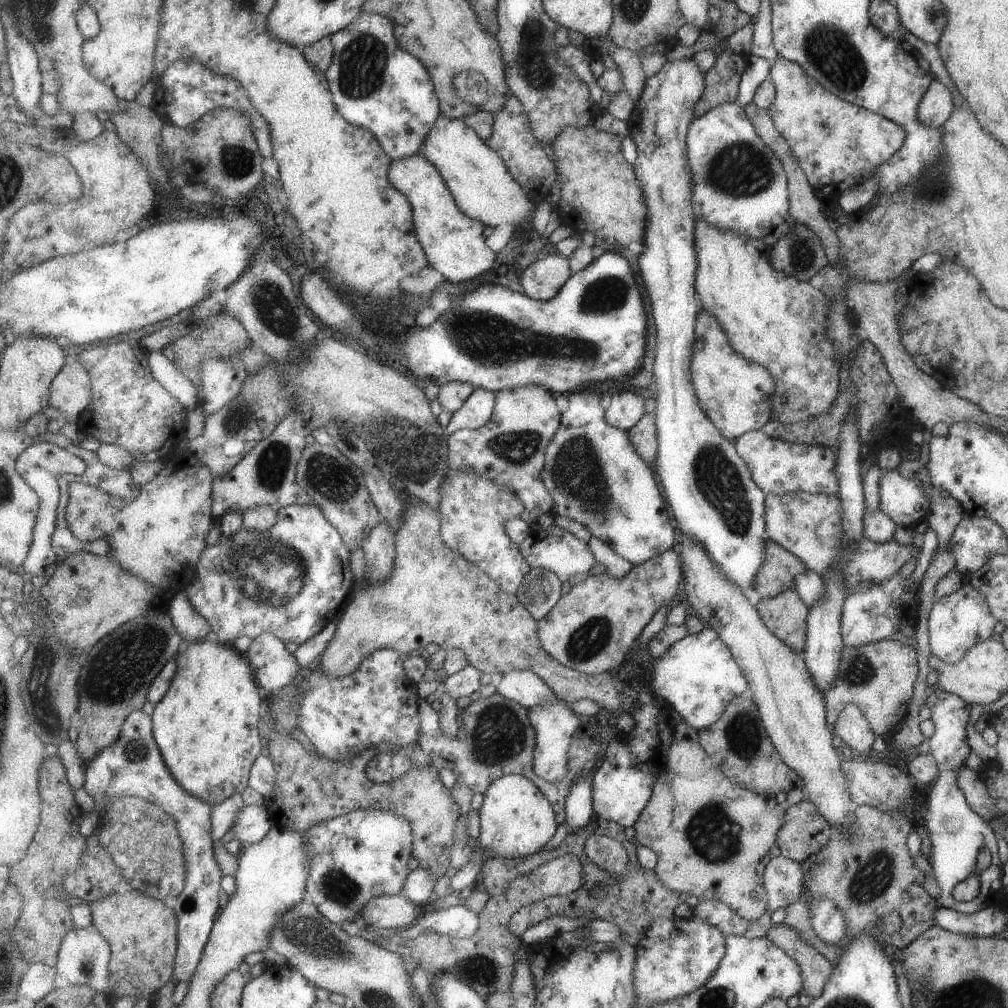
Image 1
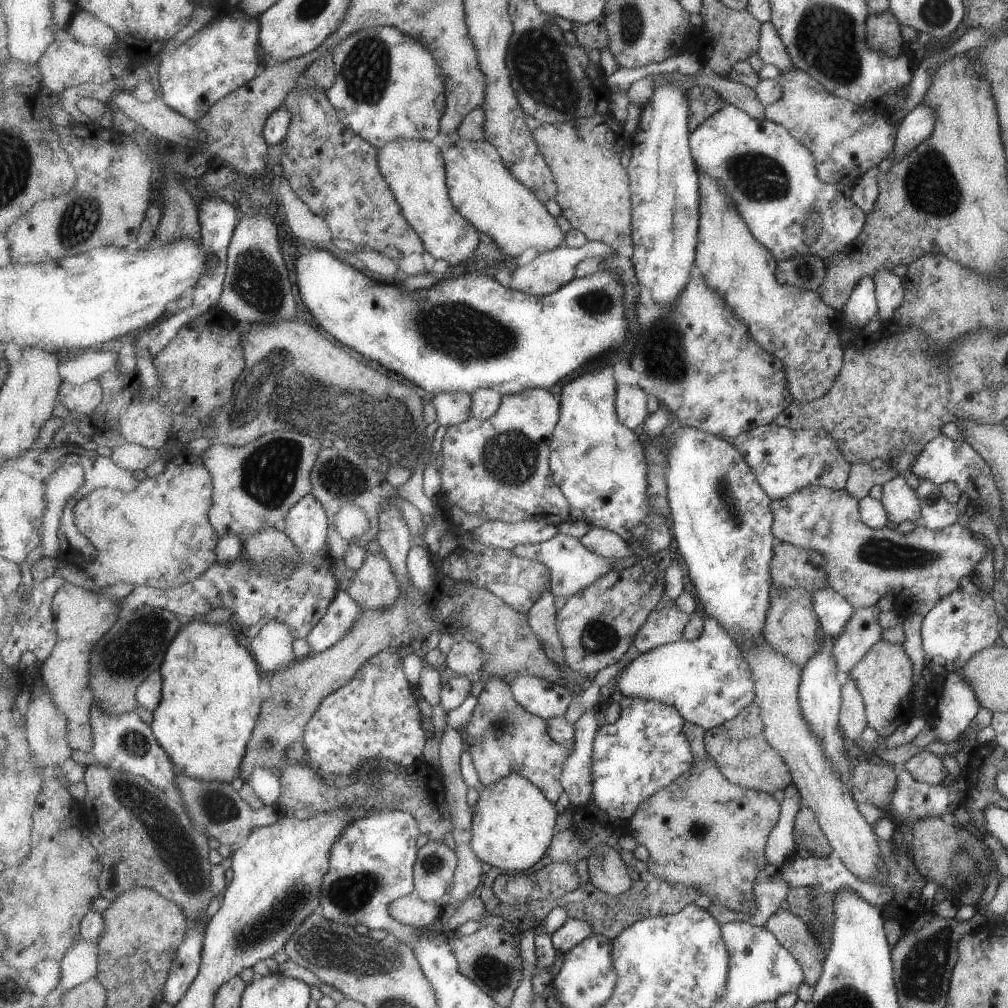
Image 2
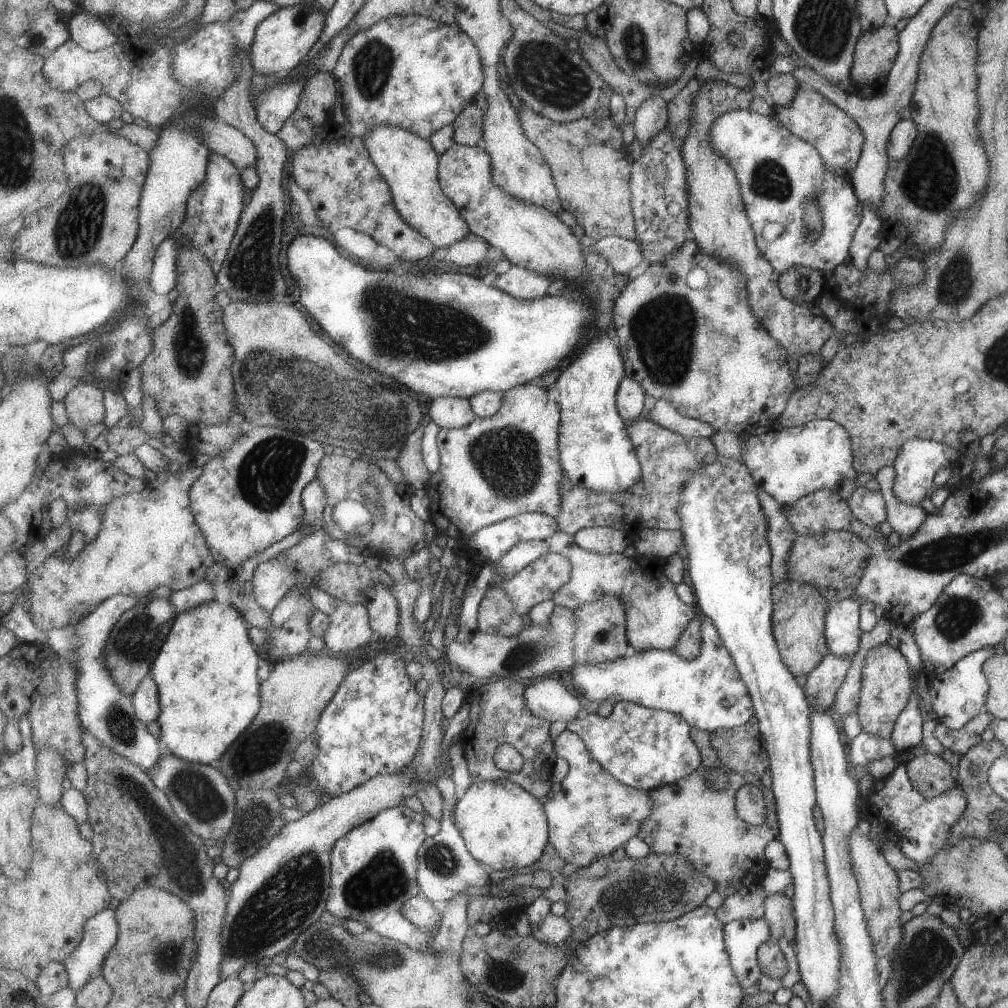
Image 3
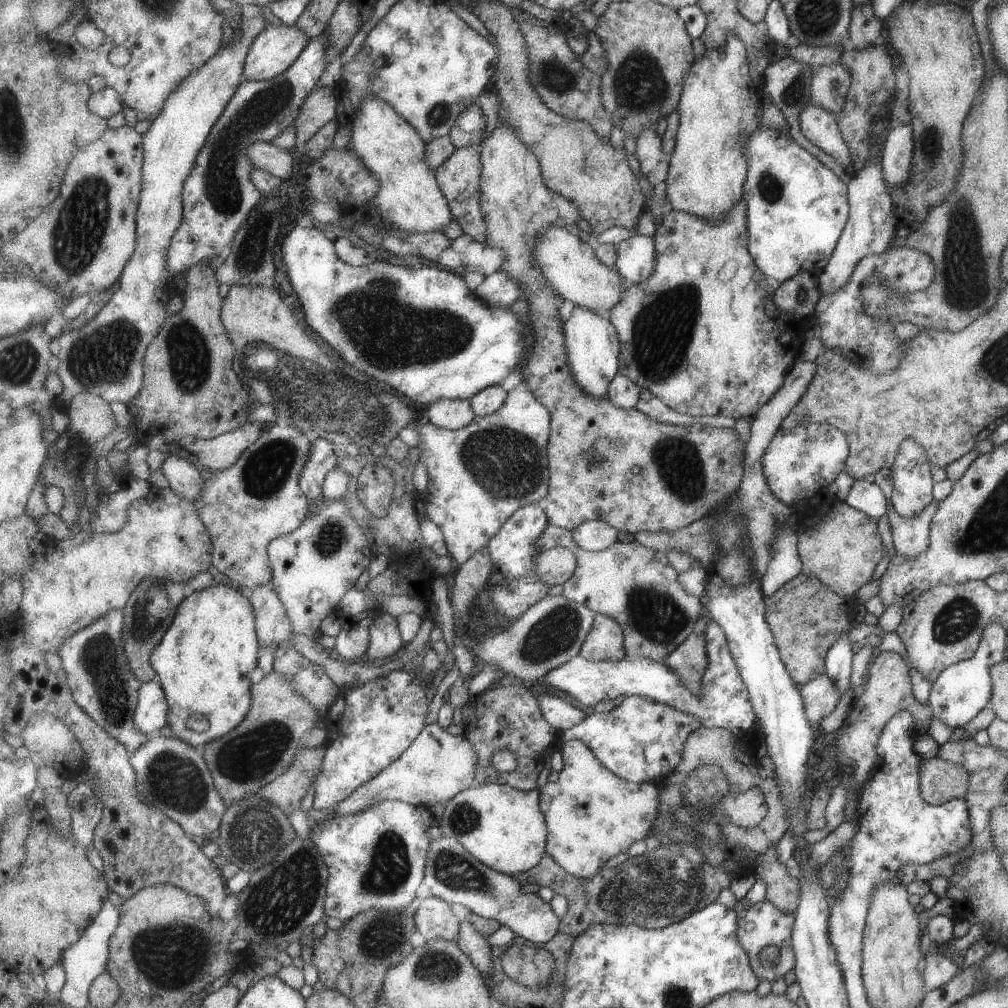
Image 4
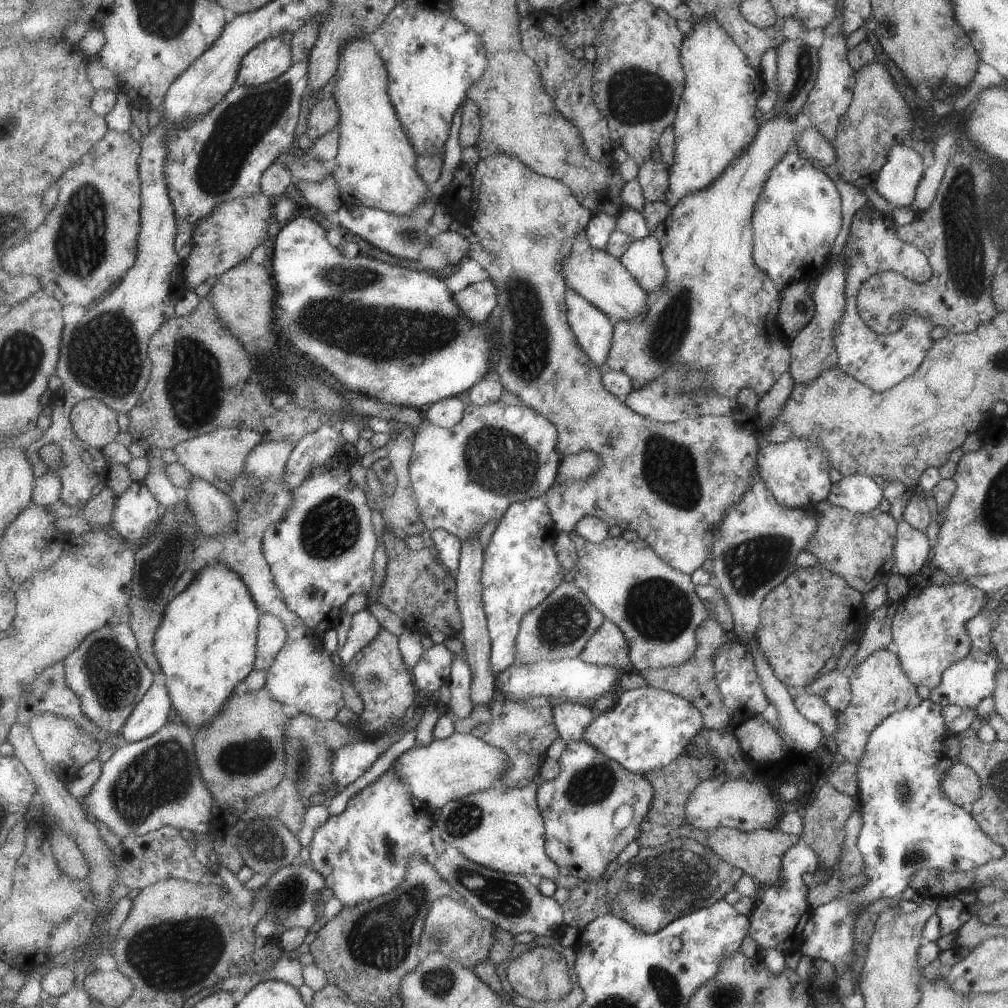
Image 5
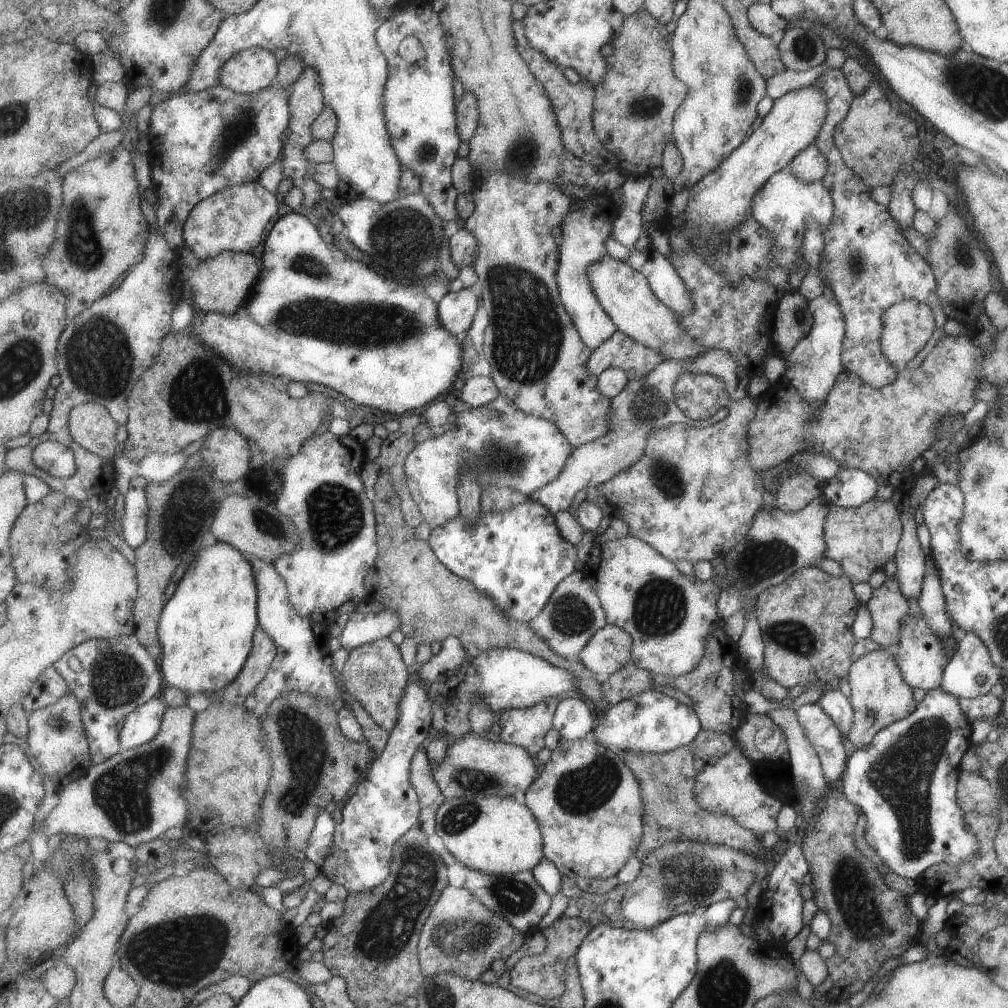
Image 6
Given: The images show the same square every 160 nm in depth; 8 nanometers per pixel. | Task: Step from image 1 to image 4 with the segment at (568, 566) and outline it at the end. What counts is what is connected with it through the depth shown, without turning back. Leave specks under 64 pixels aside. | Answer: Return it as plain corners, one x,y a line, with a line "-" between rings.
549,524
546,531
538,540
538,552
545,552
553,547
570,548
578,556
576,573
564,584
563,595
569,600
587,605
596,613
613,617
624,630
624,643
626,644
627,658
650,658
659,662
664,660
680,644
687,640
695,630
696,624
702,618
703,604
700,597
688,593
679,582
680,572
671,563
668,554
647,548
639,542
628,543
615,541
609,548
602,551
588,551
575,540
574,531
570,531
554,524

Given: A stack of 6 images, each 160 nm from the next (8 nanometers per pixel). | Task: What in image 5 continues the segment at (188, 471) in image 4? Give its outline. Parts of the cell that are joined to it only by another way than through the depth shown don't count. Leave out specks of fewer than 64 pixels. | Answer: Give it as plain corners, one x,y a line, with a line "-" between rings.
194,477
185,488
185,504
192,510
198,526
206,536
233,533
238,528
238,510
230,494

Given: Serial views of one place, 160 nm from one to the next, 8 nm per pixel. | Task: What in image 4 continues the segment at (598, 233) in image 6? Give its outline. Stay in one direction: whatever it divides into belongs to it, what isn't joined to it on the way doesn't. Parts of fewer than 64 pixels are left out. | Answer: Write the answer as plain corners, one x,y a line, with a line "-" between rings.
570,305
564,328
568,361
575,380
587,394
607,399
612,380
621,372
622,342
617,327
610,318
602,318
587,307

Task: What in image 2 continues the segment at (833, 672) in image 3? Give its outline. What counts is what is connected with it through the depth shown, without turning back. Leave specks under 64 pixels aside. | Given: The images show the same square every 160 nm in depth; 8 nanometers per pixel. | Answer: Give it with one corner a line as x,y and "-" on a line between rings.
876,605
855,608
842,634
832,642
832,656
840,679
844,679
851,667
881,638
882,628
875,620
879,613

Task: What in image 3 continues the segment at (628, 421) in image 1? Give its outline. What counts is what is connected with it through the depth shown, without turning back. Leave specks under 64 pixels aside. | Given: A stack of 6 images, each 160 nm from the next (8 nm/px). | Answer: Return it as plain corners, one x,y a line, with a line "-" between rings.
626,377
618,389
617,396
618,410
622,414
622,418
625,421
631,422
631,420
639,420
645,417
646,414
643,411
643,408
645,408
645,400
647,400
647,392
643,389
643,386
633,380
633,378

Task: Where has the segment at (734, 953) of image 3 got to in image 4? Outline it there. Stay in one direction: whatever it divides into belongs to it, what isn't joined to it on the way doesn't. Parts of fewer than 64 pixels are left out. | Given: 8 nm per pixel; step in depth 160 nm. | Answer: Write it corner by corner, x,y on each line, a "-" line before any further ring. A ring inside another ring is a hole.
765,900
751,905
739,919
738,939
743,945
744,951
750,956
751,966
759,978
764,978
770,984
783,976
794,965
794,952
792,947
792,924
794,911
782,911
-
772,944
778,948
778,959
775,966
765,966
761,960
761,950

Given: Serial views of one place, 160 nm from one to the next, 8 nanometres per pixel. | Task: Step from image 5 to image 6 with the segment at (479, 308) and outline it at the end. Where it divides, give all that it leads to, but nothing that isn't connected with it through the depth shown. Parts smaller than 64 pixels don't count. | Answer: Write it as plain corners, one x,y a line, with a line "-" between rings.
465,287
456,293
447,293
437,302
442,325
456,337
465,335
477,314
479,300
482,300
479,287

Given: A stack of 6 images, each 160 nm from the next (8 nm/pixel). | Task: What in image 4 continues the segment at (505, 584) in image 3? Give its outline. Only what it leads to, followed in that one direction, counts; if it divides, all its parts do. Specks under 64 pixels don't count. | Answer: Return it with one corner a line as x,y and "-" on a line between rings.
553,547
536,558
535,571
550,586
564,585
578,567
578,556
570,548

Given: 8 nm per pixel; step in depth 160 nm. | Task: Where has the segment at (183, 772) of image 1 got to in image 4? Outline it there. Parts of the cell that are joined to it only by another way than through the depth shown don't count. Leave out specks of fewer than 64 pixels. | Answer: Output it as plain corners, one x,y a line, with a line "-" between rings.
216,583
182,599
174,623
152,652
157,679
165,689
170,704
169,726
174,736
196,747
225,736
246,718
253,706
251,674
259,660
260,638
257,638
253,603
235,585

